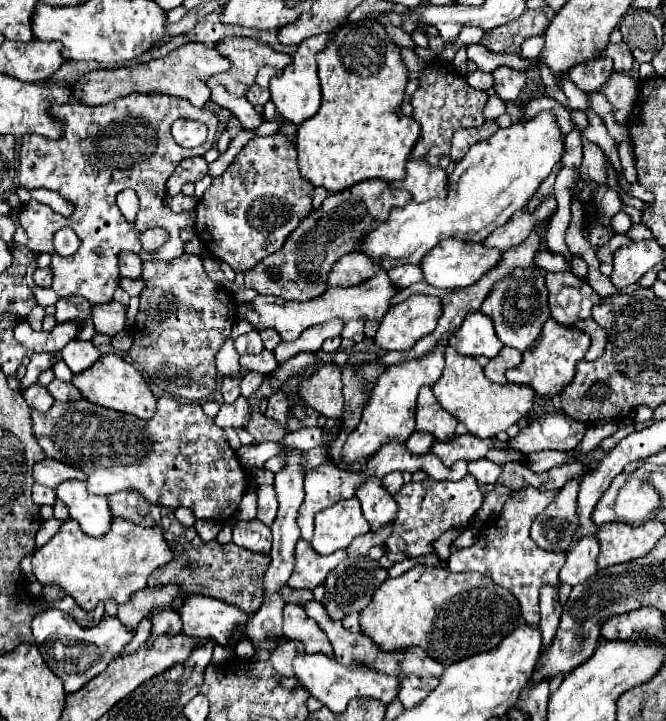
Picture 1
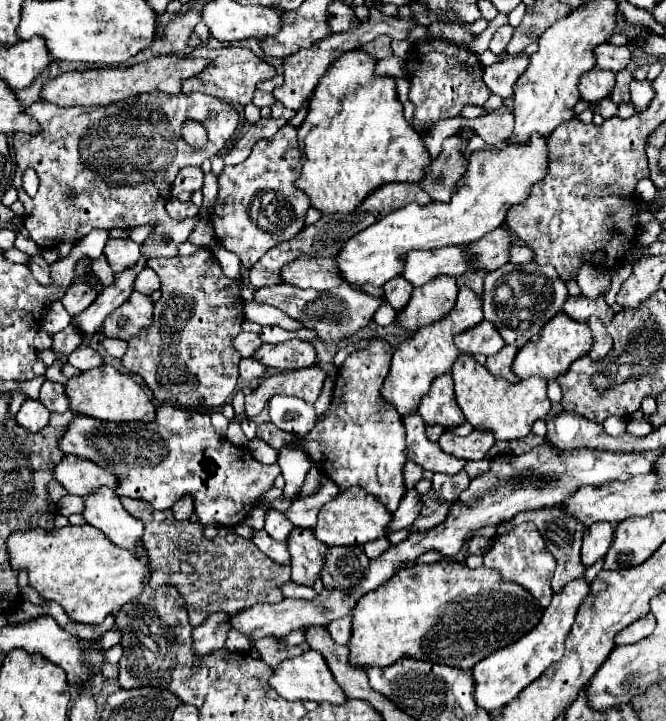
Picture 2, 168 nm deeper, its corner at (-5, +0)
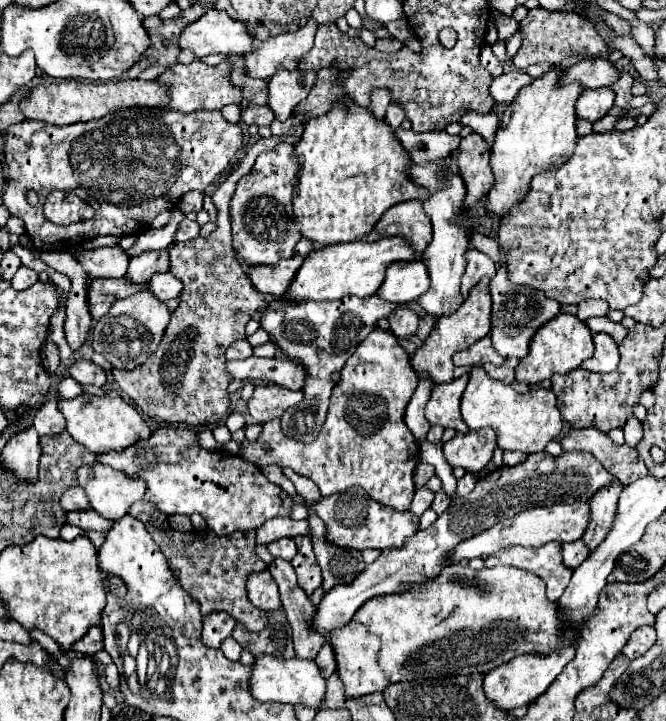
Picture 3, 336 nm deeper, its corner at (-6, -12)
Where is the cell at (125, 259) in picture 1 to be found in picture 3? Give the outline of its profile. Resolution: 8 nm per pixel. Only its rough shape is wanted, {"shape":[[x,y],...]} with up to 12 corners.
{"shape":[[120,246],[74,248],[92,278],[122,278],[130,256]]}

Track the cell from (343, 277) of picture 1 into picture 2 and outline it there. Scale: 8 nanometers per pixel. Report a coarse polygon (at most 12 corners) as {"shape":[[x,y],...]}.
{"shape":[[301,256],[281,268],[281,280],[315,290],[345,284],[333,258]]}

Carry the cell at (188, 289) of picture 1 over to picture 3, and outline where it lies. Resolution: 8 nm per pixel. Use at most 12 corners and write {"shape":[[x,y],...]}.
{"shape":[[260,138],[216,188],[218,228],[170,246],[180,304],[114,380],[160,424],[228,414],[226,348],[276,296],[230,248],[228,204]]}

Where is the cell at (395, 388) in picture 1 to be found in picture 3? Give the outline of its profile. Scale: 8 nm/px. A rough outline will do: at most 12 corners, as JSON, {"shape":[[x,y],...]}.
{"shape":[[488,280],[436,322],[410,356],[434,386],[454,378],[452,354],[490,332]]}

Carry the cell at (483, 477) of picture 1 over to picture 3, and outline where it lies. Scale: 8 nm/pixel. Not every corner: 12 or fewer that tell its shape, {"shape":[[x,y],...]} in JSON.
{"shape":[[472,472],[458,480],[456,496],[466,494],[476,486],[478,478]]}

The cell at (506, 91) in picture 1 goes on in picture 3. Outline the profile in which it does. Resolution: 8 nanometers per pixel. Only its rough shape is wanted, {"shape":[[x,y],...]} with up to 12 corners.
{"shape":[[510,70],[492,80],[490,96],[510,104],[520,88],[534,82],[526,72]]}

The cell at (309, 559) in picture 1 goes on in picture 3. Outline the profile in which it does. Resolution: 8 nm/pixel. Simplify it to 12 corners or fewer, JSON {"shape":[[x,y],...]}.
{"shape":[[296,536],[292,566],[310,596],[322,584],[310,536]]}

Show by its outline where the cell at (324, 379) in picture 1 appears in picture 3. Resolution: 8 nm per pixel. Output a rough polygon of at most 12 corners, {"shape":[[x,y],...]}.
{"shape":[[256,386],[248,412],[264,424],[296,406],[302,390]]}

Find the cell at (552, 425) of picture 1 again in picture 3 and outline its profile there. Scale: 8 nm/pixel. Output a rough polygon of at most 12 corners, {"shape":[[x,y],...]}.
{"shape":[[594,428],[570,430],[562,450],[590,452],[624,486],[648,474],[636,448]]}

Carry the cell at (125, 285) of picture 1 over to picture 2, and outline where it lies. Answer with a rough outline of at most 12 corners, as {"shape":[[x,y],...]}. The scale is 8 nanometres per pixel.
{"shape":[[145,268],[135,280],[135,290],[153,294],[161,286],[159,276]]}

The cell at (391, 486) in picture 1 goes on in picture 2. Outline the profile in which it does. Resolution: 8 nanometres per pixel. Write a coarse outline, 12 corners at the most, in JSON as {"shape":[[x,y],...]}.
{"shape":[[415,462],[405,464],[405,486],[415,488],[423,478],[423,468]]}

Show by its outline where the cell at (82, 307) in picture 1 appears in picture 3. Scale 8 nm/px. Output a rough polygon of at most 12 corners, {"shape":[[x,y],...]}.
{"shape":[[92,280],[90,316],[100,320],[116,300],[144,288],[122,280]]}

